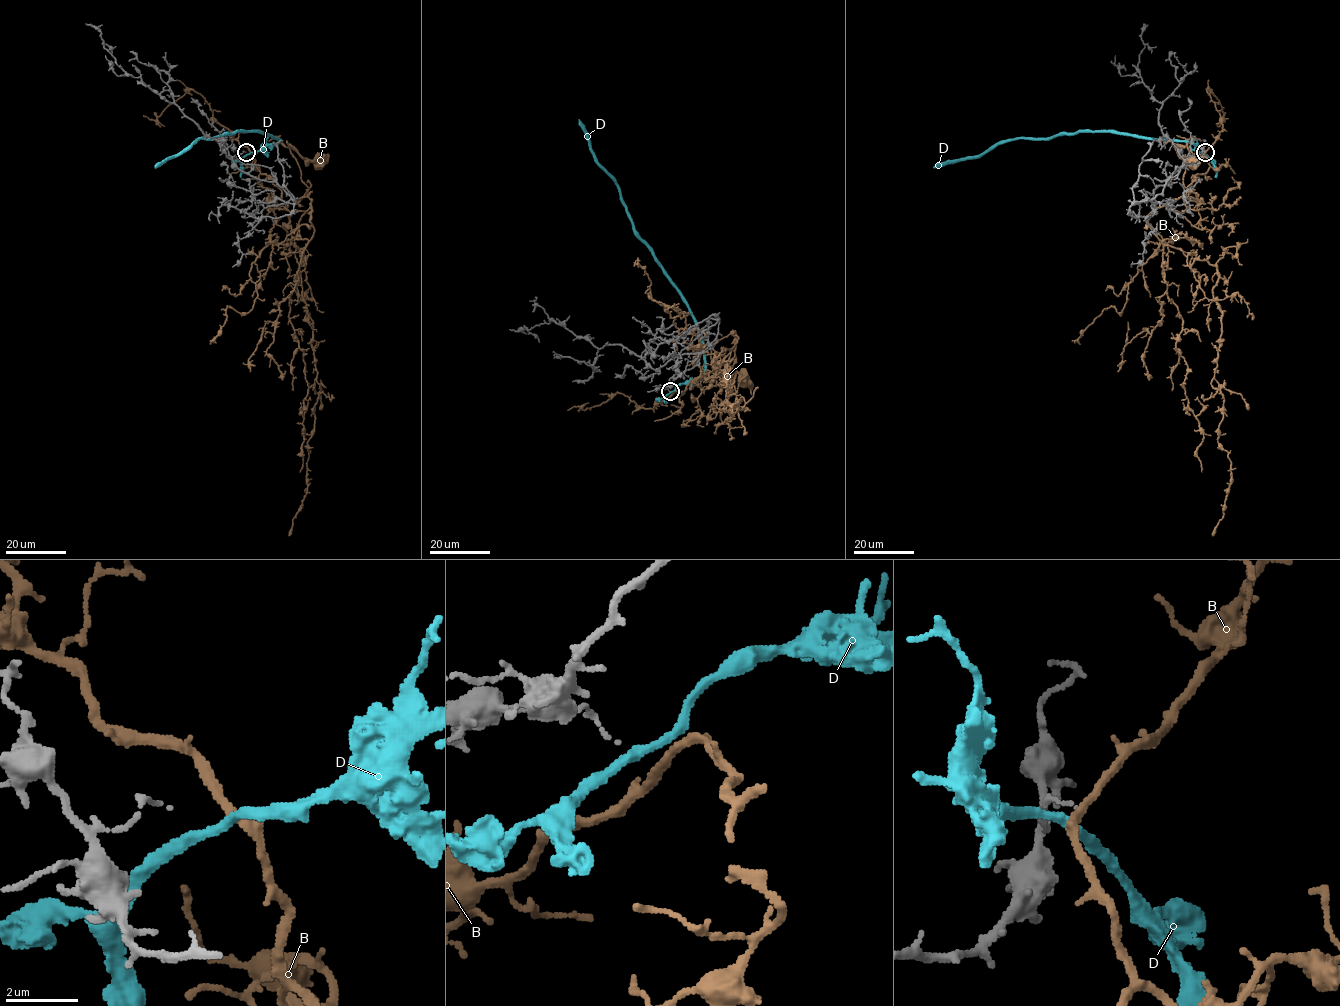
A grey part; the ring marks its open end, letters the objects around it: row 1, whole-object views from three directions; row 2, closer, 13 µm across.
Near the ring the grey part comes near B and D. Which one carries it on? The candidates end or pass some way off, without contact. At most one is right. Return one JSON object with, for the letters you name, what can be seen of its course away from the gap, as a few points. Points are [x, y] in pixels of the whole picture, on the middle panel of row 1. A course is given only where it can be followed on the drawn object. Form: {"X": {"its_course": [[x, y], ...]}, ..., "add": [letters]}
{"B": {"its_course": [[673, 393], [680, 396], [692, 381], [735, 356], [722, 386], [732, 372], [713, 372], [725, 365], [741, 379]]}, "add": ["B"]}

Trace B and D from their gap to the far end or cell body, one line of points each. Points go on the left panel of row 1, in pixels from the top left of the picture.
B: (249, 151), (292, 212), (306, 210), (311, 201), (300, 197), (296, 203), (308, 188), (289, 147), (317, 160)
D: (247, 153), (262, 150), (281, 140), (259, 131), (224, 133), (199, 138), (155, 167)

